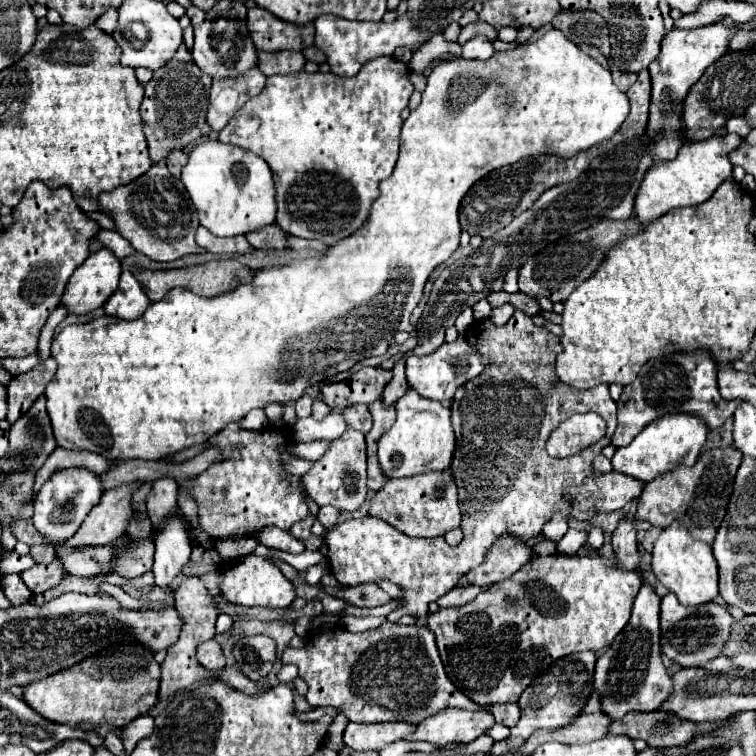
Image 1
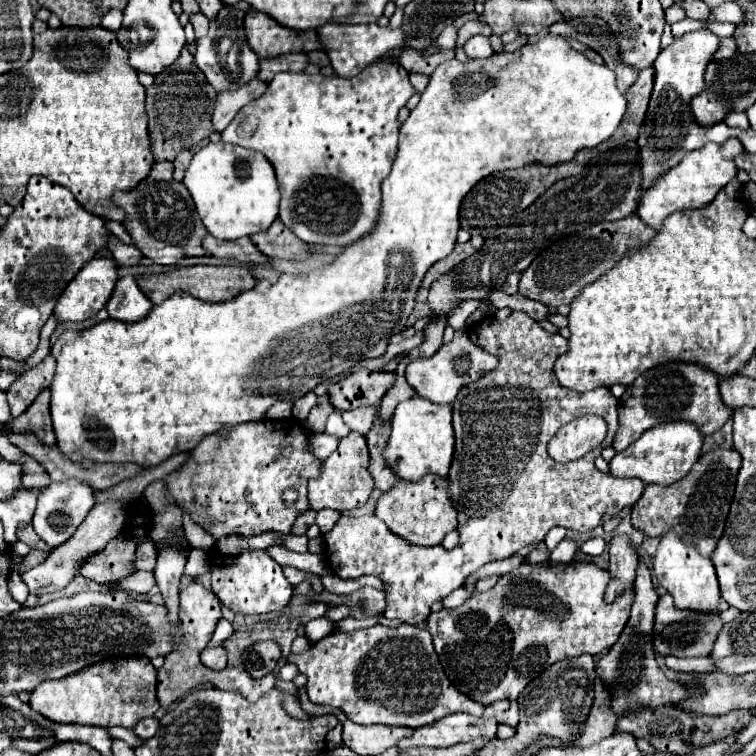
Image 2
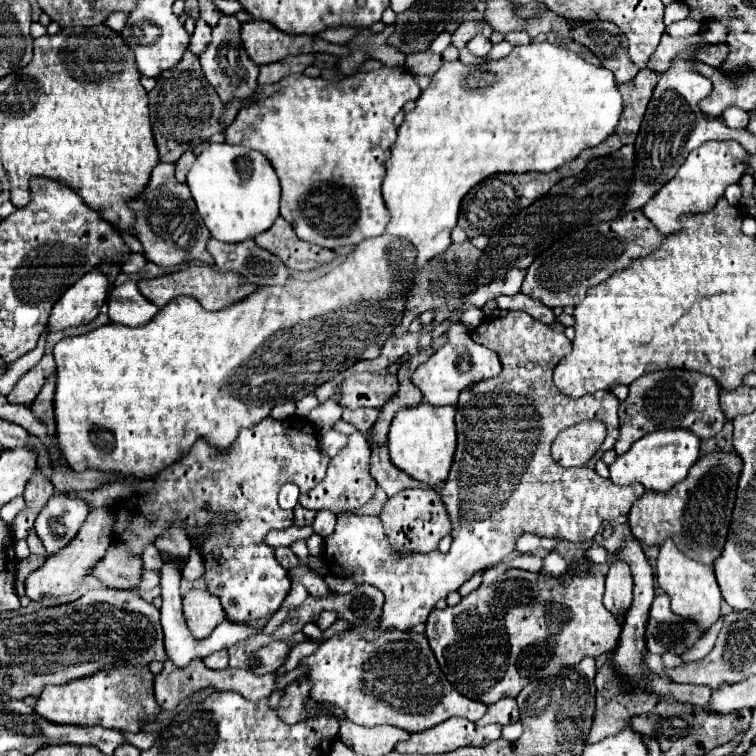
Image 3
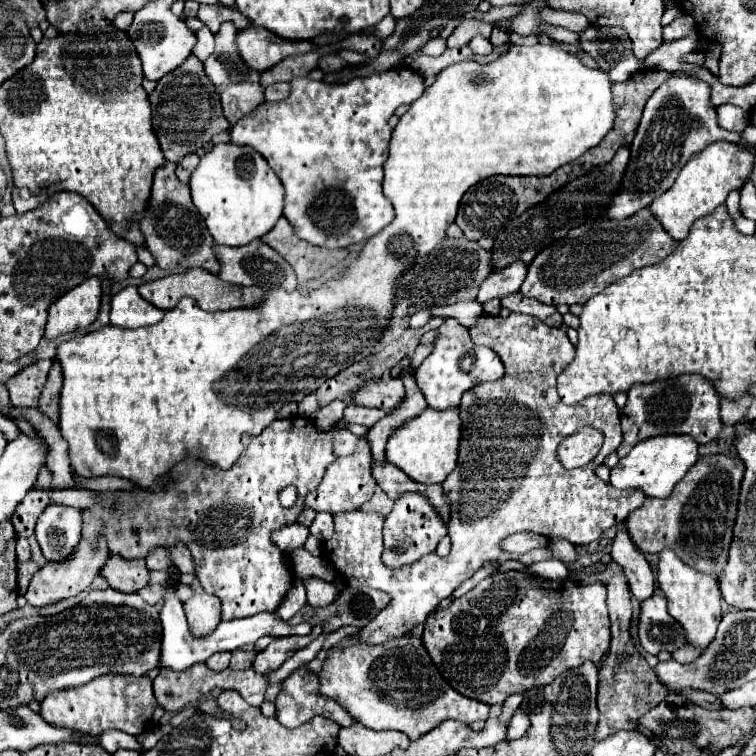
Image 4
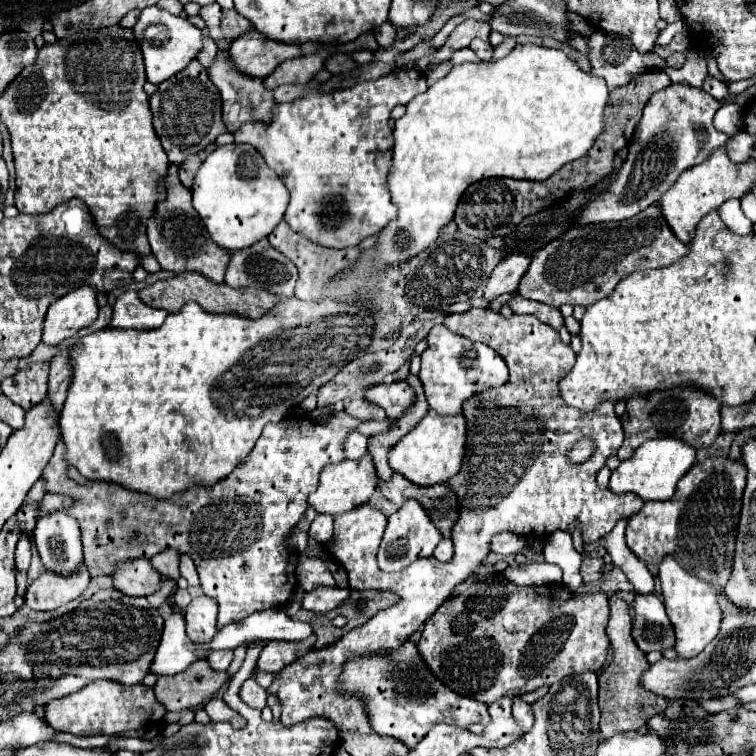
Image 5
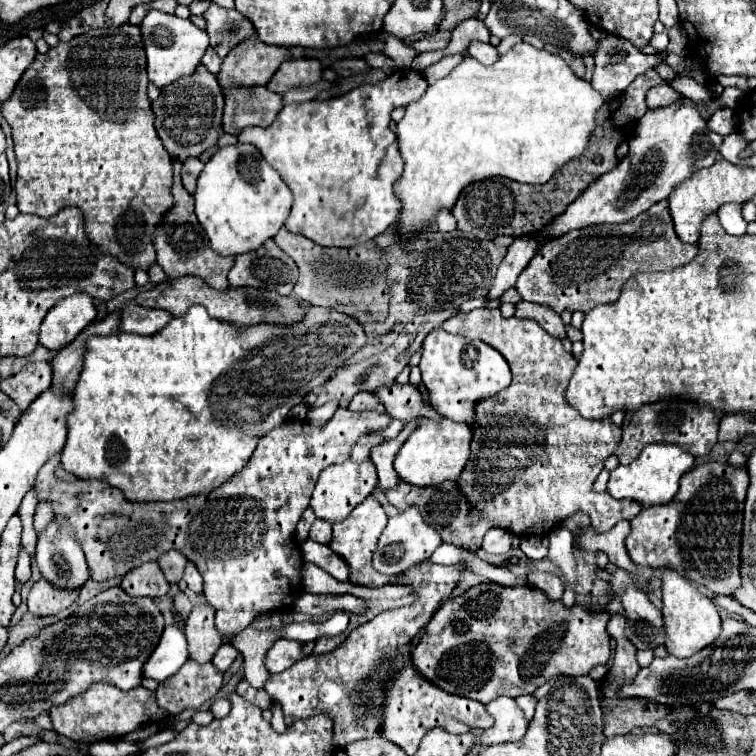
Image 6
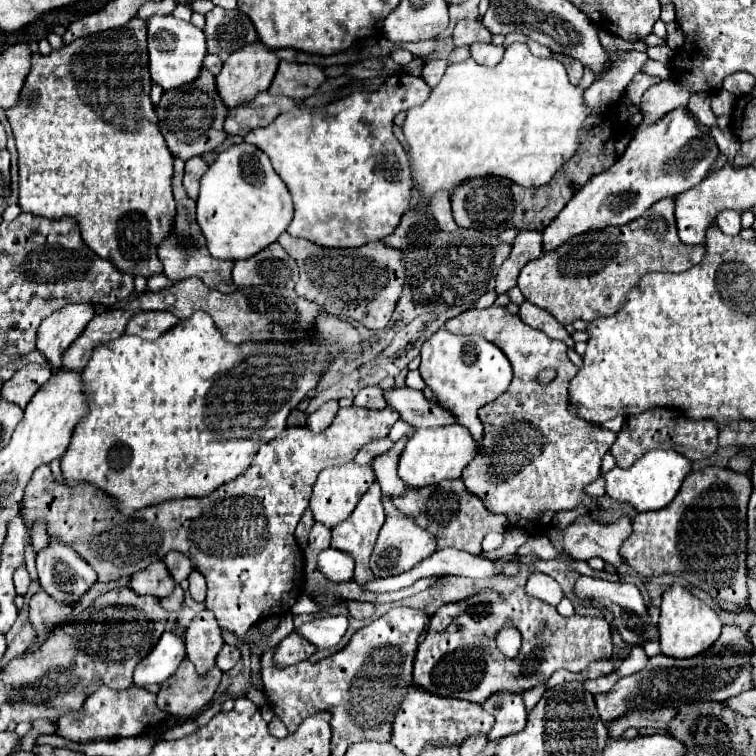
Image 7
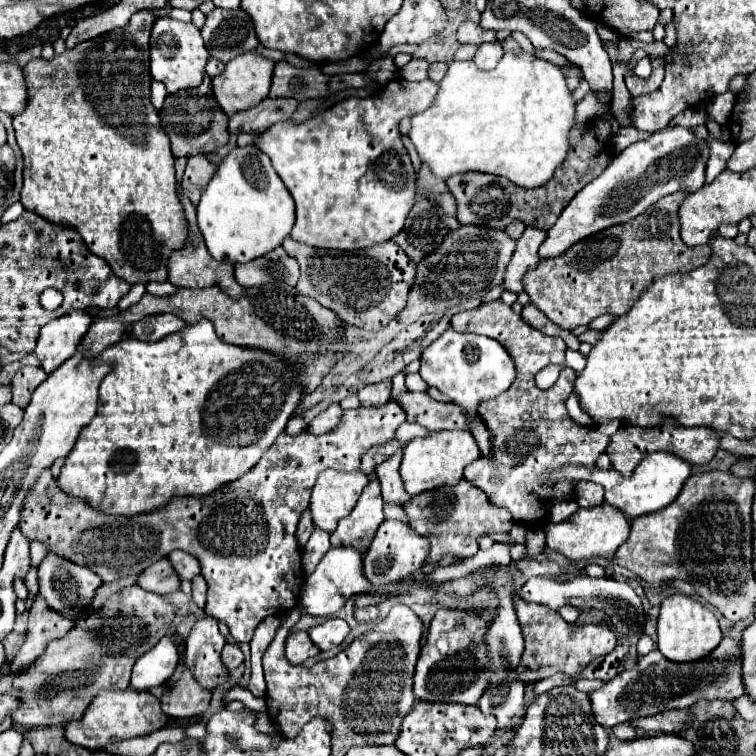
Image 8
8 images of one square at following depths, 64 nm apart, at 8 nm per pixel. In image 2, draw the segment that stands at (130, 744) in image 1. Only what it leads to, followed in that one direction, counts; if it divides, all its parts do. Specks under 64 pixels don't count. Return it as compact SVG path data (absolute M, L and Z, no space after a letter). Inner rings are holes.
M144 718L144 720L140 720L140 724L136 724L134 732L136 732L142 740L148 740L148 738L152 738L152 736L156 734L158 726L160 726L160 722L158 722L156 718Z

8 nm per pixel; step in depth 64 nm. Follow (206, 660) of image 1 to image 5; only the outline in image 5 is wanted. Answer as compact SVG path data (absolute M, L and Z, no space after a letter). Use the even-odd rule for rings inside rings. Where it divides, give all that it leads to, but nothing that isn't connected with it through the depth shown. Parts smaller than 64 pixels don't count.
M216 650L208 656L208 662L214 670L228 670L230 662L234 658L234 652L232 650Z

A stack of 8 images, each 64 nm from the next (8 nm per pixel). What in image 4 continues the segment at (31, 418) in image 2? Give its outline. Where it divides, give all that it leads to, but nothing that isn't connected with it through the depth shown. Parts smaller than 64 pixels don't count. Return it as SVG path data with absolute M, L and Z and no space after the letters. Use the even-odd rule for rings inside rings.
M54 360L38 406L38 410L54 422L58 422L58 412L60 412L60 390L62 390L62 366L58 360Z

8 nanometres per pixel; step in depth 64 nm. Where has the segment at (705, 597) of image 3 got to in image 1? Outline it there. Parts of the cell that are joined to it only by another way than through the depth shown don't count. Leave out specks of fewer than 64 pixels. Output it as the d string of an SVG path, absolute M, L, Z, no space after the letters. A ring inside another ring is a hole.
M670 524L662 530L652 552L652 572L658 582L676 594L678 602L684 606L698 606L714 602L718 596L718 568L712 556L712 548L700 540L692 540L682 524Z

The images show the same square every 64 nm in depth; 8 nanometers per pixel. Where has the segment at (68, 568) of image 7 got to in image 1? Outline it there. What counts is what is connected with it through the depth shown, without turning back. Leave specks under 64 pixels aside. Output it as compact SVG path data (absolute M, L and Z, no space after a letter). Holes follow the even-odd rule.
M68 468L54 472L36 496L32 518L34 526L50 544L62 544L76 534L76 528L80 528L84 516L94 508L94 504L100 502L100 496L100 478L94 472L86 468Z

